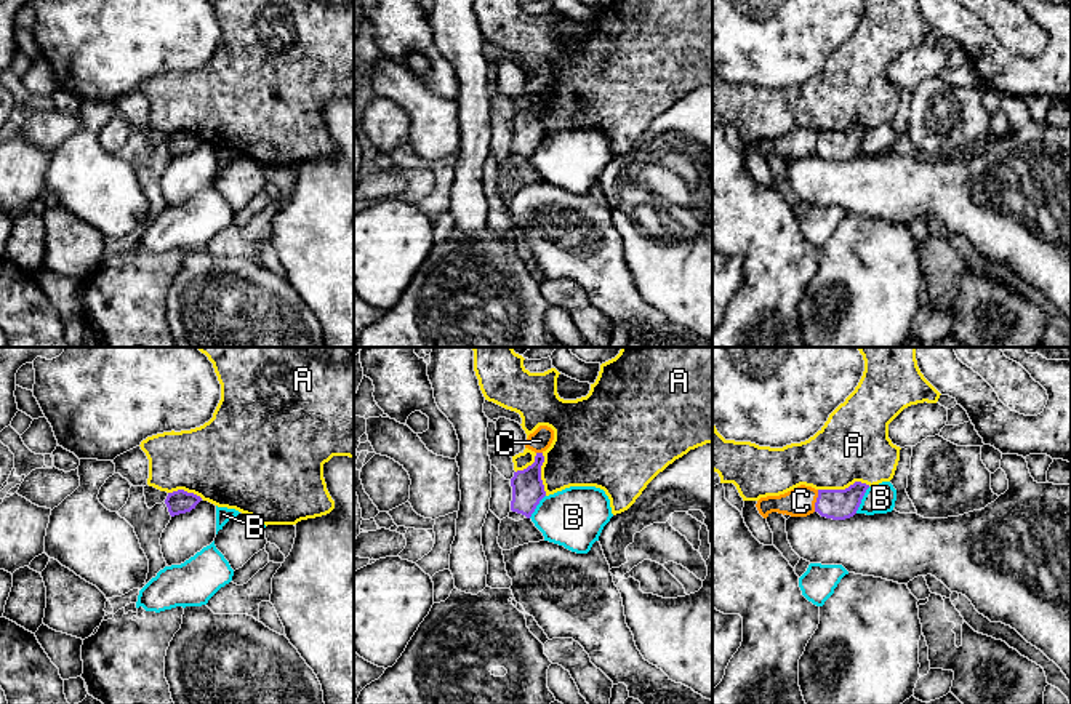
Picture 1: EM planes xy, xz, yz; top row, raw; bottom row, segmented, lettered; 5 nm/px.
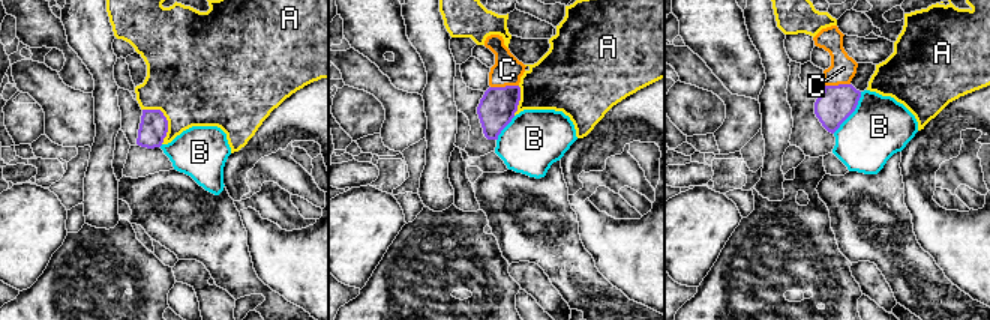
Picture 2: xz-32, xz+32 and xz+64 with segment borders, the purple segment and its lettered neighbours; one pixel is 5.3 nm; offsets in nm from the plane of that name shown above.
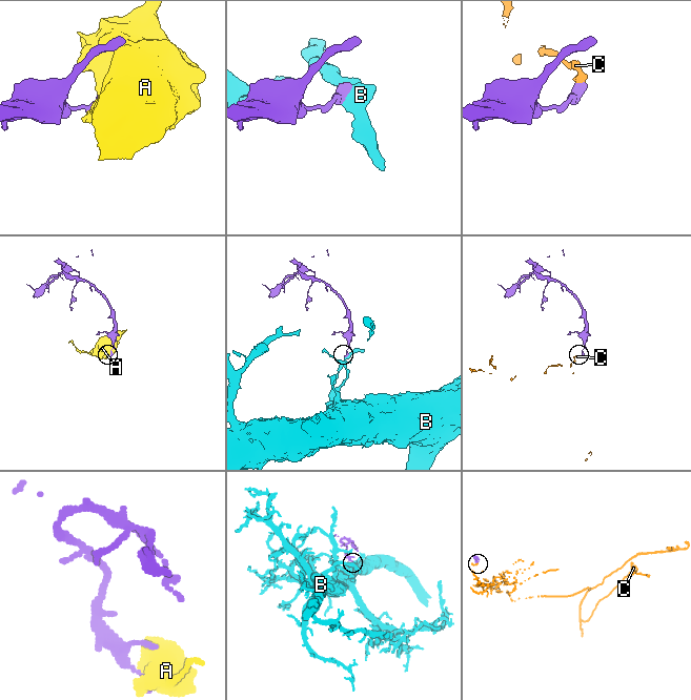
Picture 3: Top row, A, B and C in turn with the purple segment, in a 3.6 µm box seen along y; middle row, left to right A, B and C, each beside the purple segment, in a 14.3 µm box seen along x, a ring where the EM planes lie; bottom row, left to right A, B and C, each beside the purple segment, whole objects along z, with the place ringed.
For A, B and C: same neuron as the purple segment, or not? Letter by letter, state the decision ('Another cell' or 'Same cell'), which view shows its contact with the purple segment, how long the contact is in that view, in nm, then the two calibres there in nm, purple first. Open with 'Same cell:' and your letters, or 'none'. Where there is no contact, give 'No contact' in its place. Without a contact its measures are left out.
Same cell: none
A: Another cell. Touches purple in yz. Shared border 260 nm. Thickness 160 nm (purple) against 360 nm
B: Another cell. Touches purple in yz. Shared border 150 nm. Thickness 160 nm (purple) against 150 nm
C: Another cell. Touches purple in yz. Shared border 110 nm. Thickness 160 nm (purple) against 140 nm

